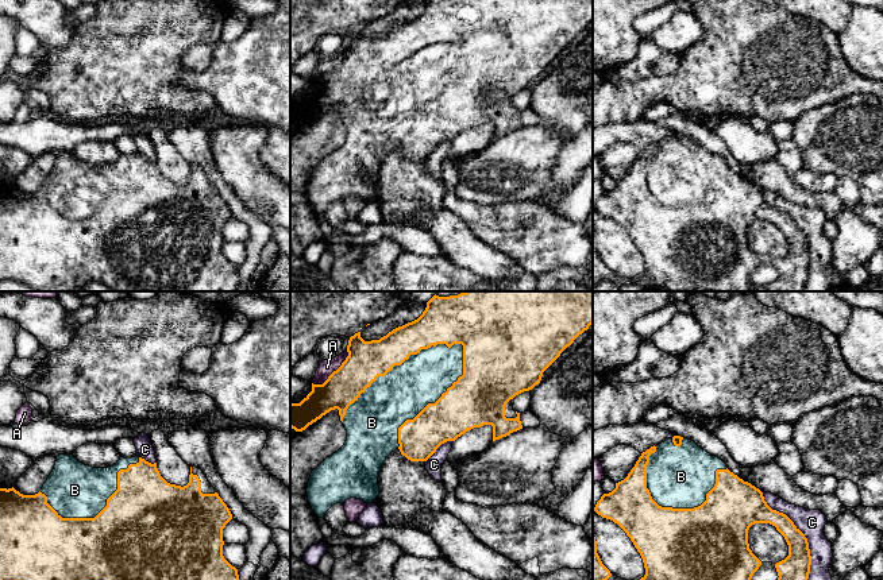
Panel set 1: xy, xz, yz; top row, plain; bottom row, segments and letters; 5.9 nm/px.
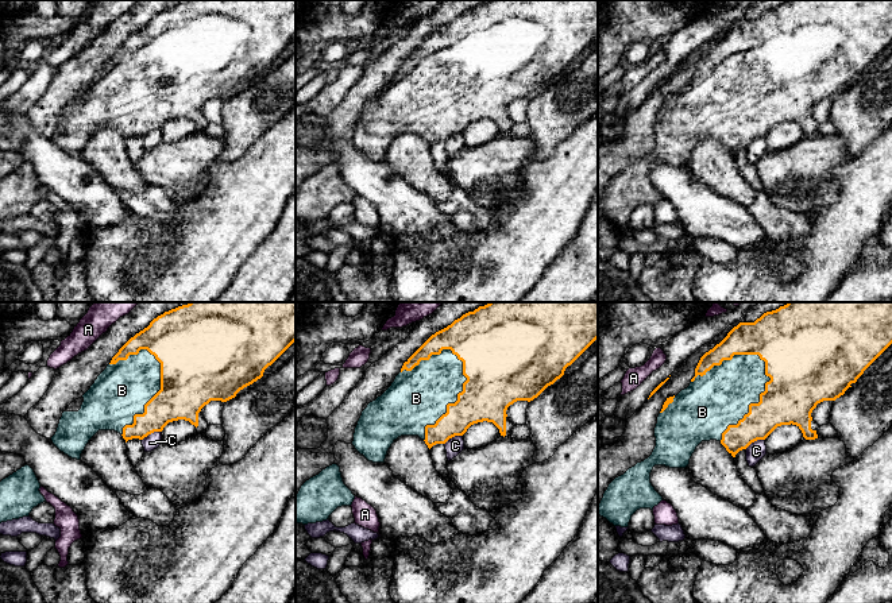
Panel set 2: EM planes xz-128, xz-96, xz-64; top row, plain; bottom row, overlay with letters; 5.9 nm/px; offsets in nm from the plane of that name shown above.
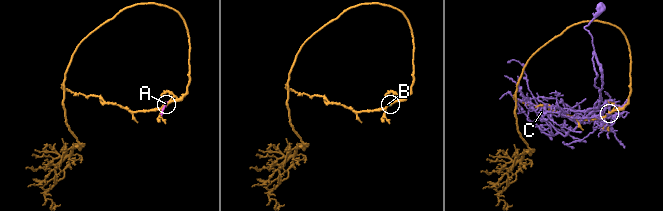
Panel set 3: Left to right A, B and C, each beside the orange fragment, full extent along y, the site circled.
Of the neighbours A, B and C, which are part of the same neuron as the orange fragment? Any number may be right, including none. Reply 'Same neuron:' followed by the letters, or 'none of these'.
Same neuron: B

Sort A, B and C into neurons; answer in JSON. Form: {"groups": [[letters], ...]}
{"groups": [["A"], ["B"], ["C"]]}

